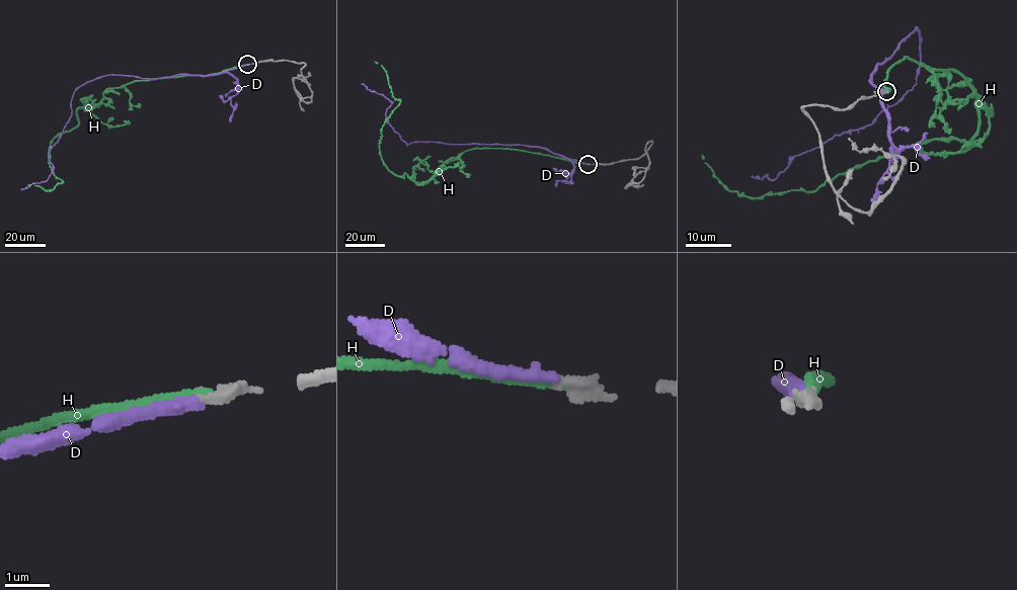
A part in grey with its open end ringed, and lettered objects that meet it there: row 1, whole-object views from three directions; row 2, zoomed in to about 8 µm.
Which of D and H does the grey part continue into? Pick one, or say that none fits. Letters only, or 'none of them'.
D

